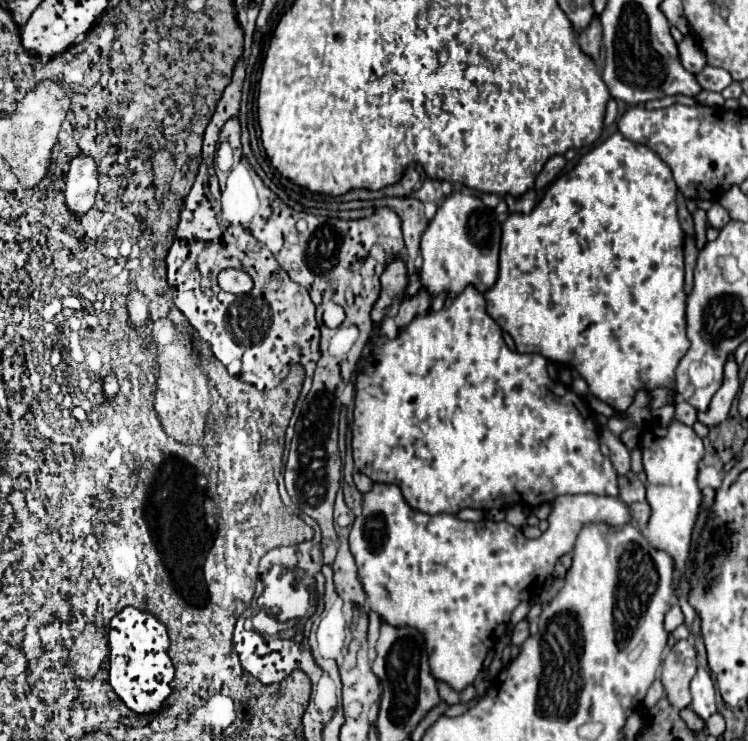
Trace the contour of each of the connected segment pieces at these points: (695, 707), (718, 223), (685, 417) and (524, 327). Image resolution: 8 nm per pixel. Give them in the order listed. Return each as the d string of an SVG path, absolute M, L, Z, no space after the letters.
M699 668L693 682L691 682L691 696L693 696L693 702L691 702L691 710L703 718L703 720L709 720L711 714L715 714L715 686L713 686L713 680L709 676L707 670Z
M713 202L711 210L707 210L707 222L709 222L713 228L717 228L717 230L721 230L729 220L731 220L731 218L729 218L727 210L721 208L717 202Z
M679 398L675 404L675 420L681 424L687 424L687 426L693 426L697 422L697 410Z
M615 132L611 138L607 138L603 144L595 146L591 152L587 152L579 164L559 176L545 192L543 200L533 208L531 214L509 214L503 222L503 238L501 238L501 258L499 258L499 276L493 288L485 292L487 300L487 312L489 316L515 340L517 352L531 354L537 352L553 362L563 362L571 368L575 368L583 380L587 382L593 396L609 404L615 412L625 412L635 394L639 390L655 390L655 388L673 388L675 386L675 368L689 350L689 340L685 336L685 272L683 272L683 230L677 220L677 204L675 204L677 184L673 180L671 168L651 150L643 144L629 142L621 136L621 132Z

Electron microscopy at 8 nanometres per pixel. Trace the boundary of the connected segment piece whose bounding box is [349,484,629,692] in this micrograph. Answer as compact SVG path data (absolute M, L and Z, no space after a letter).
M373 484L373 488L365 492L363 514L357 516L353 522L349 544L357 560L359 578L367 592L369 608L393 626L413 626L421 630L429 652L431 674L459 692L465 686L473 684L473 680L479 676L487 652L505 634L511 612L519 606L519 602L531 600L531 596L543 586L547 576L553 574L555 562L563 554L573 550L575 538L583 524L605 522L613 528L619 528L627 524L627 514L629 510L611 496L557 496L551 502L549 530L543 532L537 540L529 540L521 529L511 526L505 520L465 522L455 514L431 516L413 512L395 484Z

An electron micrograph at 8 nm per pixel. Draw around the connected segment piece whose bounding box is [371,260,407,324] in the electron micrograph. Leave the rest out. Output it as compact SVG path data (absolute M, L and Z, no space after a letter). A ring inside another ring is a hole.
M395 260L387 266L387 270L381 276L381 298L377 300L371 318L375 320L375 324L381 322L381 318L385 316L387 308L393 304L393 300L405 290L407 286L407 276L405 276L405 262L403 260Z

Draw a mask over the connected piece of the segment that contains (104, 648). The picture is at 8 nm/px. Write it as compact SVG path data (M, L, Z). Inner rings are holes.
M85 624L81 626L79 632L73 632L69 628L69 648L72 645L73 648L69 652L71 674L77 676L79 680L93 680L101 668L101 662L109 654L109 644L105 634L95 624ZM77 635L79 638L75 640Z

